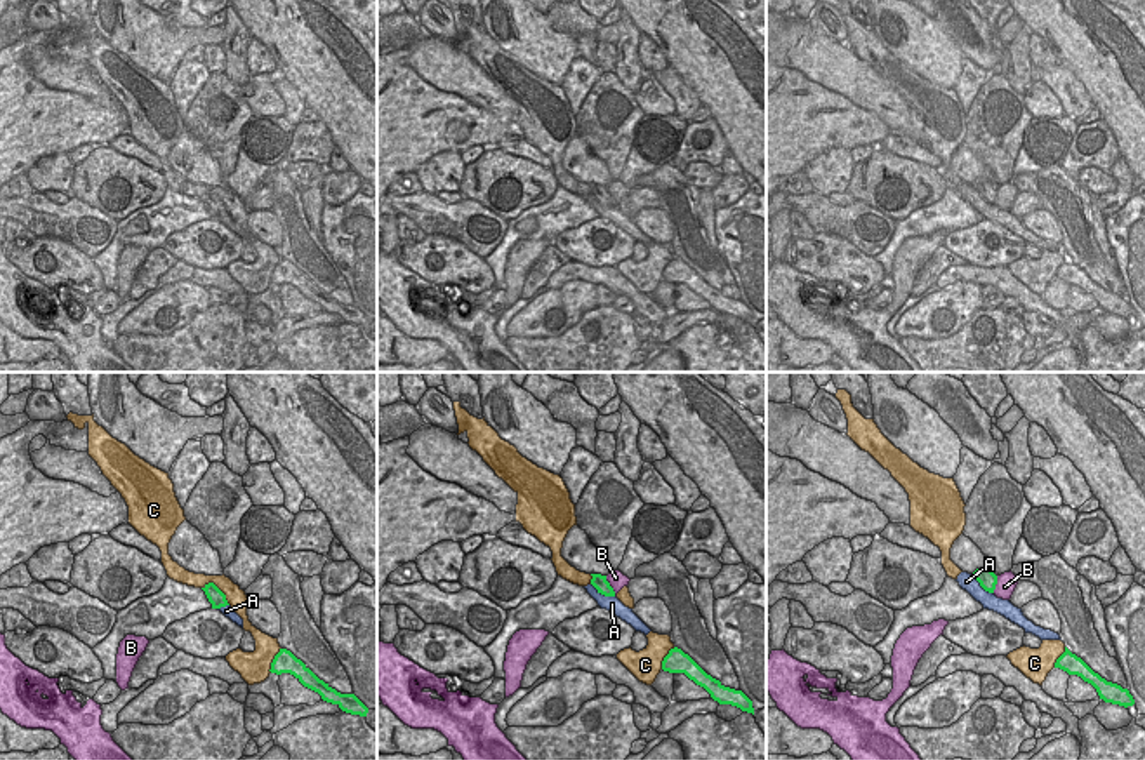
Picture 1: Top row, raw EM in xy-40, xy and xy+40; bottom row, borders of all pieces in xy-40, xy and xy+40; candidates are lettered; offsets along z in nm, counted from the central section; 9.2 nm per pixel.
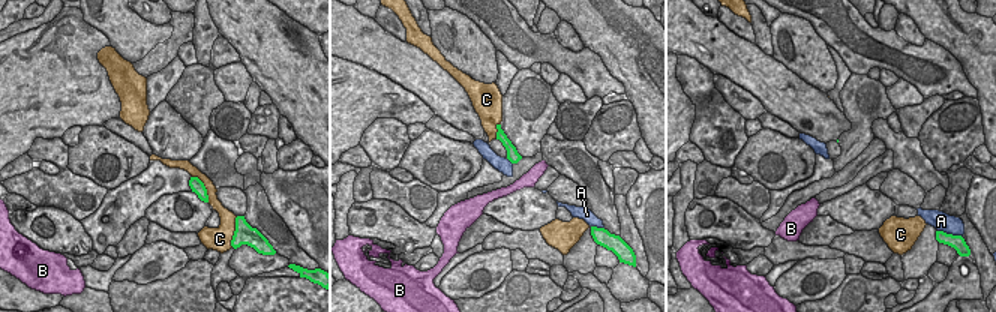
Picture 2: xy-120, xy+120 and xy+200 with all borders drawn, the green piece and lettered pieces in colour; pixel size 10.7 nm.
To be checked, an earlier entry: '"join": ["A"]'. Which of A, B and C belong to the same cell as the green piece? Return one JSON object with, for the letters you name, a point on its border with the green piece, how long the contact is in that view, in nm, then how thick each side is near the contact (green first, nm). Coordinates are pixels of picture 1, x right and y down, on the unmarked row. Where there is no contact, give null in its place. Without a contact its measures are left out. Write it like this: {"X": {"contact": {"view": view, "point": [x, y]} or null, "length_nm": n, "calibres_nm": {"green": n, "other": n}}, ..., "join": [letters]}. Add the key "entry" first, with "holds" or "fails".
{"entry": "fails", "C": {"contact": {"view": "xy-40", "point": [218, 199]}, "length_nm": 320, "calibres_nm": {"green": 160, "other": 180}}, "join": ["C"]}

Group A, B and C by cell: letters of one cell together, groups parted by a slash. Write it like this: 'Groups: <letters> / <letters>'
Groups: A / B / C

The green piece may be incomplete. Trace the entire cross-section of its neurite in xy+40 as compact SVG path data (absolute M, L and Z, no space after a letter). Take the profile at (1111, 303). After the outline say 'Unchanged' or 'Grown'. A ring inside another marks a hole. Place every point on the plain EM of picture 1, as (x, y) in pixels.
M1042 250L1039 259L1020 257L1006 266L1034 294L1042 296L1053 278L1060 278L1069 285L1077 285L1091 294L1100 310L1119 317L1133 317L1135 310L1128 299L1107 292L1095 283L1081 268L1072 264L1062 250Z. Grown

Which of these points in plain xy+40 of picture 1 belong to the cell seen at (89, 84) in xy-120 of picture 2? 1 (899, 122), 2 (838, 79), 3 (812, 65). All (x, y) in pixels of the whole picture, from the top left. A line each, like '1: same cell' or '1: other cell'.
1: other cell
2: other cell
3: other cell

